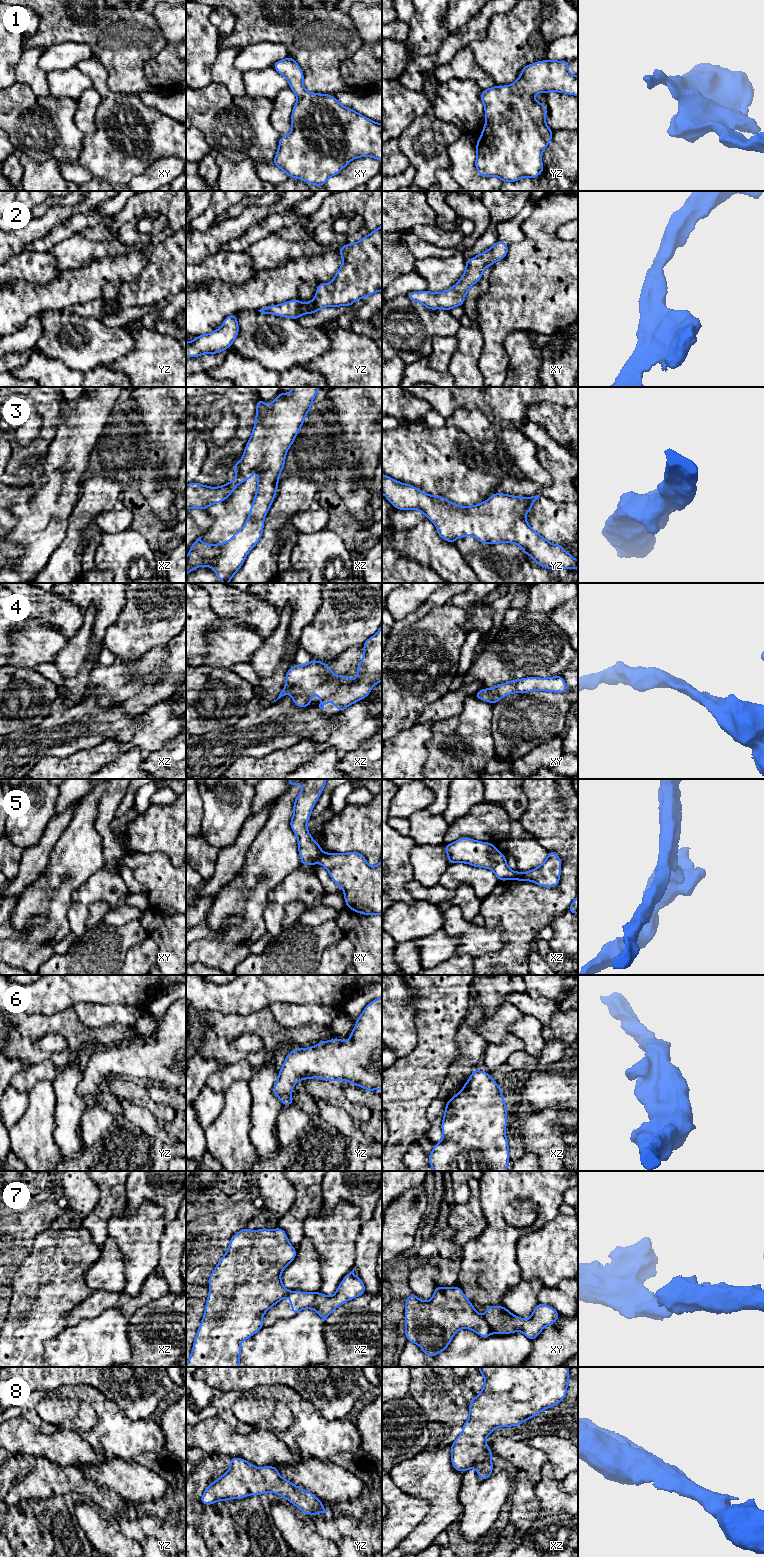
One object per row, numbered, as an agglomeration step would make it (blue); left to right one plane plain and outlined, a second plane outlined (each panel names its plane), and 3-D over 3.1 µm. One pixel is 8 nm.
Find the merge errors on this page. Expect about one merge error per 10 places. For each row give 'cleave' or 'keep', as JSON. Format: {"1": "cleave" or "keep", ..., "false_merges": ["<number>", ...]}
{"1": "keep", "2": "keep", "3": "keep", "4": "keep", "5": "cleave", "6": "keep", "7": "cleave", "8": "keep", "false_merges": ["5", "7"]}

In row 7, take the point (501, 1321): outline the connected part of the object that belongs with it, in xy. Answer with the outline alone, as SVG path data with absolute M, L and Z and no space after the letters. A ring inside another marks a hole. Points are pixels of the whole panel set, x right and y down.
M538 1303L531 1317L525 1320L513 1315L504 1306L487 1306L484 1318L494 1334L511 1334L520 1331L533 1341L545 1326L554 1324L558 1320L559 1313L548 1305Z

